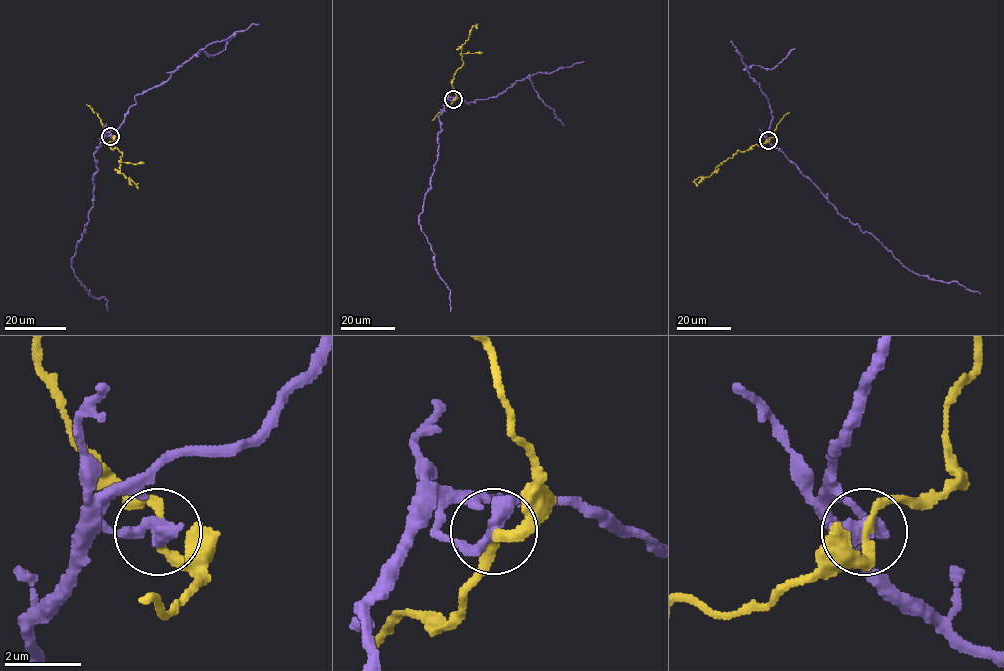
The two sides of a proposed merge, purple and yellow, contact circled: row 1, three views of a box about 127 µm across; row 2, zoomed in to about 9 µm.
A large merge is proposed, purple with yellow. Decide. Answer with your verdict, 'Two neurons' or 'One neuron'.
Two neurons

